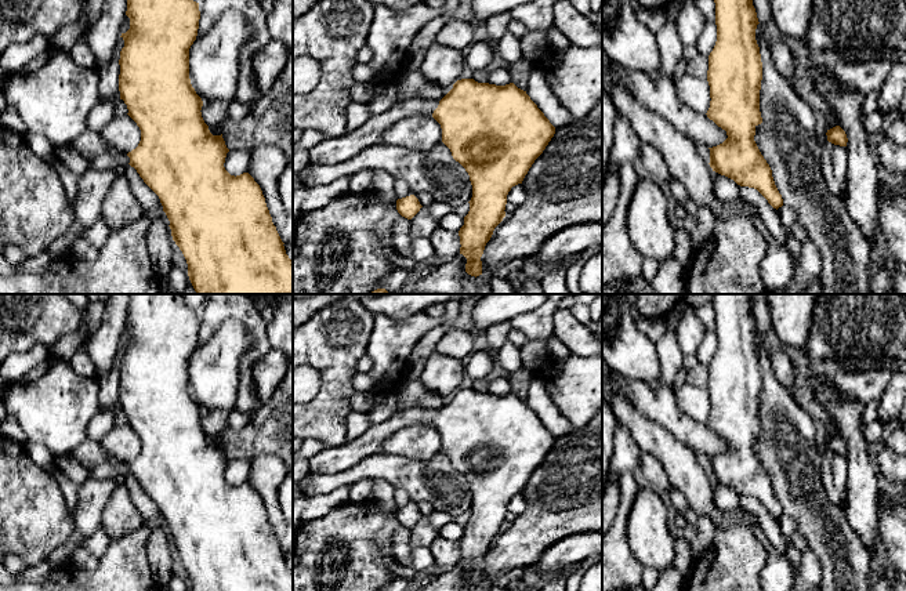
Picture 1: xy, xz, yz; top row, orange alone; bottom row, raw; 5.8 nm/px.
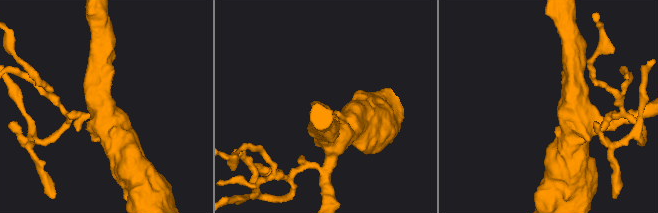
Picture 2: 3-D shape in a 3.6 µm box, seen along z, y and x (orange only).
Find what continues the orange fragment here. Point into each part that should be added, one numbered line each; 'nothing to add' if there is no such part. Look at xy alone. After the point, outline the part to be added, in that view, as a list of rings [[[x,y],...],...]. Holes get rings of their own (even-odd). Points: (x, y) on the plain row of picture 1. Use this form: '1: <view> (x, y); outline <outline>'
1: xy (118, 471); outline [[[117,463],[113,465],[101,464],[88,469],[88,478],[110,479],[116,482],[119,479],[123,479],[128,472],[130,467],[127,463]]]

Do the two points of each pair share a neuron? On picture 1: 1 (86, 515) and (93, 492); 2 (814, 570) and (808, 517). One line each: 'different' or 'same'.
1: same
2: different

